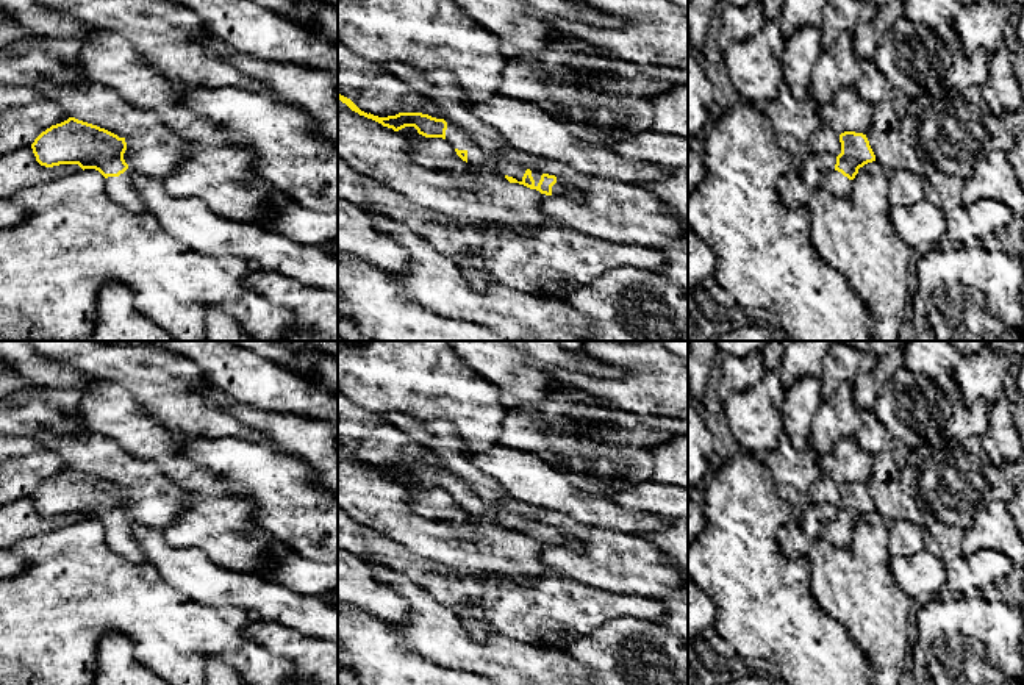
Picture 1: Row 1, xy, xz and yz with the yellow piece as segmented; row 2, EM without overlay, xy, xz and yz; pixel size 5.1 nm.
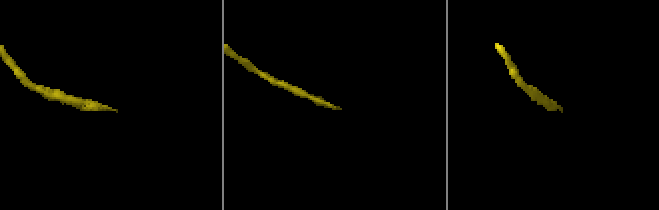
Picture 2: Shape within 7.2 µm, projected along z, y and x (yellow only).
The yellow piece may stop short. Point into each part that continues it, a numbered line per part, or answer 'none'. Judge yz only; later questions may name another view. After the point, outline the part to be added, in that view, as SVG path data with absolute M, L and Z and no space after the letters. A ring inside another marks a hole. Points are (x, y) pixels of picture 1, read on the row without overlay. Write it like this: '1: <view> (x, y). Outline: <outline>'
1: yz (835, 532). Outline: M832 521L824 529L822 536L838 547L850 547L852 546L852 530L849 530L838 521Z

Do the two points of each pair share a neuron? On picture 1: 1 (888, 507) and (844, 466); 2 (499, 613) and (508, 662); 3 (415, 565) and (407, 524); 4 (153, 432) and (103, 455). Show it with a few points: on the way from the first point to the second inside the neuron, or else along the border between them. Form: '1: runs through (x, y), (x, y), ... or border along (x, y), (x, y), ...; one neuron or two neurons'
1: border along (874, 455), (874, 468), (865, 484); two neurons
2: border along (494, 629), (538, 648); two neurons
3: border along (411, 552), (415, 554); two neurons
4: border along (99, 433), (113, 438), (130, 454), (146, 460); two neurons

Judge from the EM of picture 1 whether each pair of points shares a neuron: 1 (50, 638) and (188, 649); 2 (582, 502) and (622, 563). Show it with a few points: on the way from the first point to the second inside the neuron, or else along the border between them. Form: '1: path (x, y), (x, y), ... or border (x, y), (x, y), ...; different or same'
1: path (85, 618), (153, 618); same
2: border (565, 513), (591, 526), (610, 527), (635, 535); different

